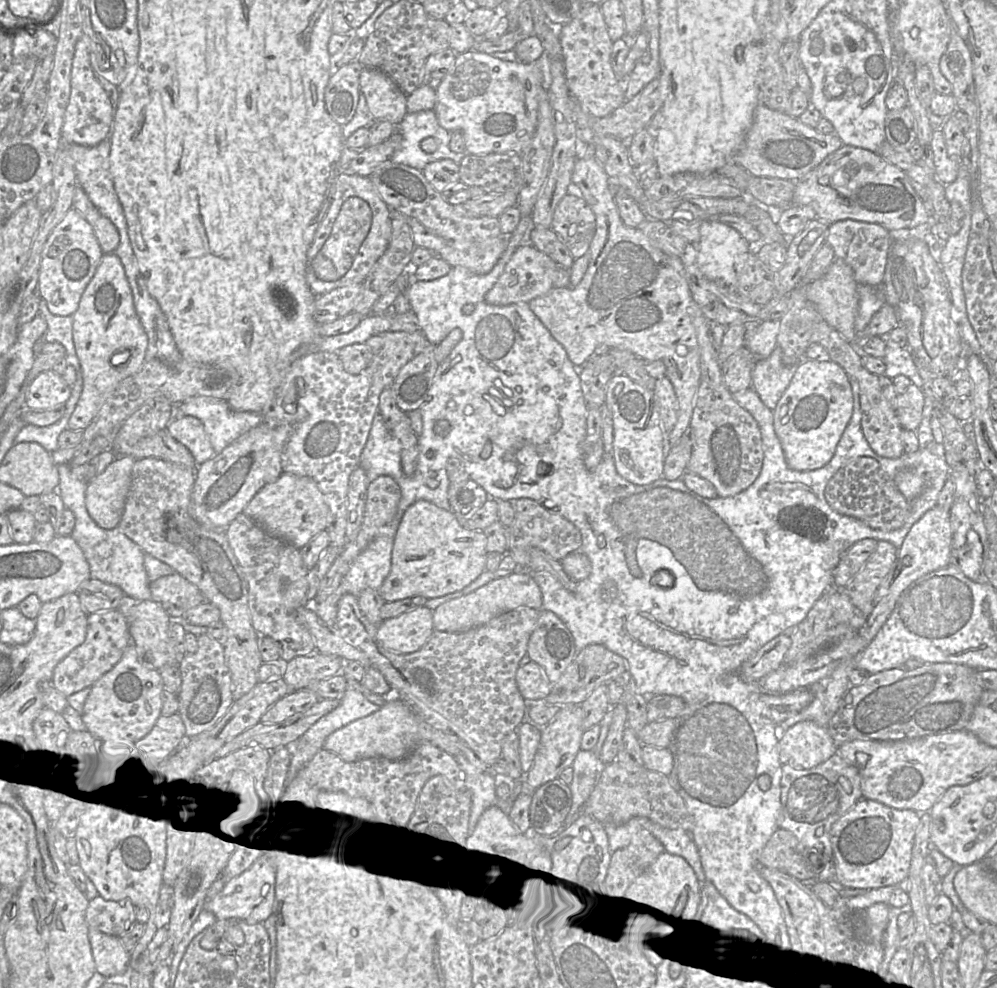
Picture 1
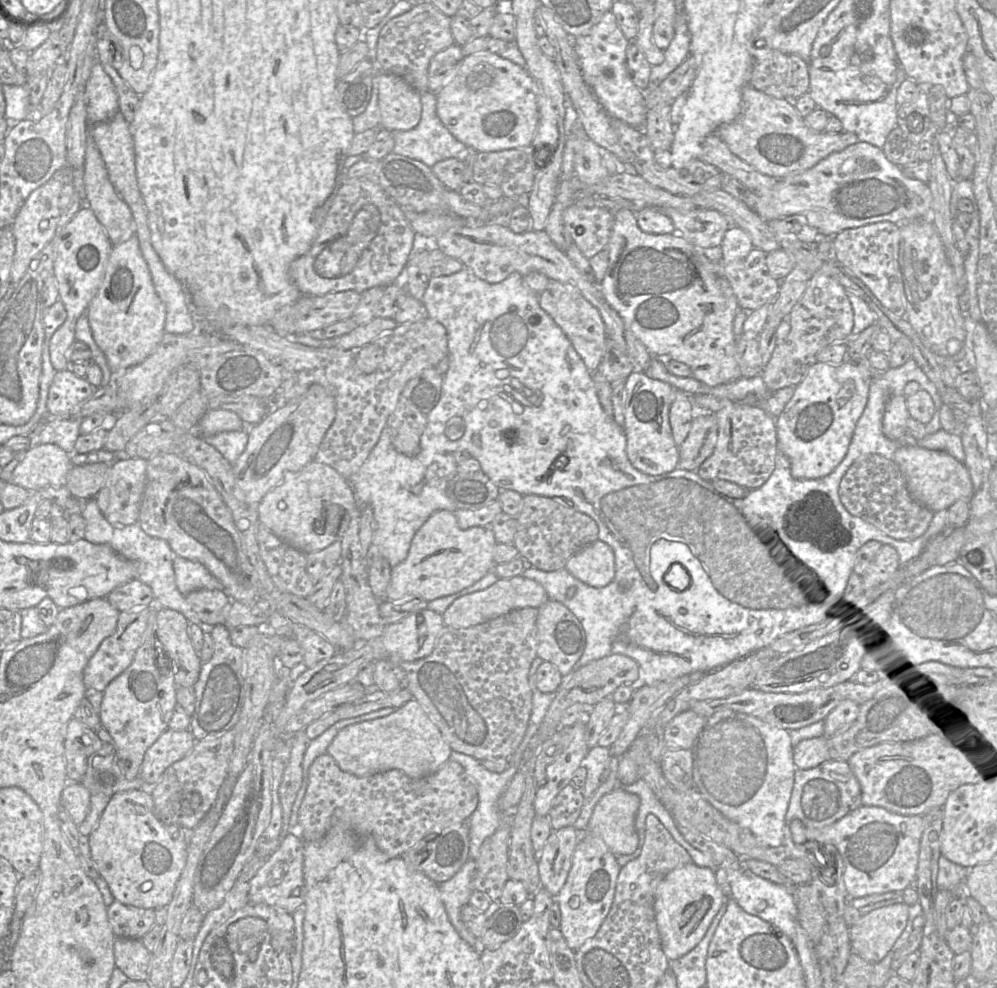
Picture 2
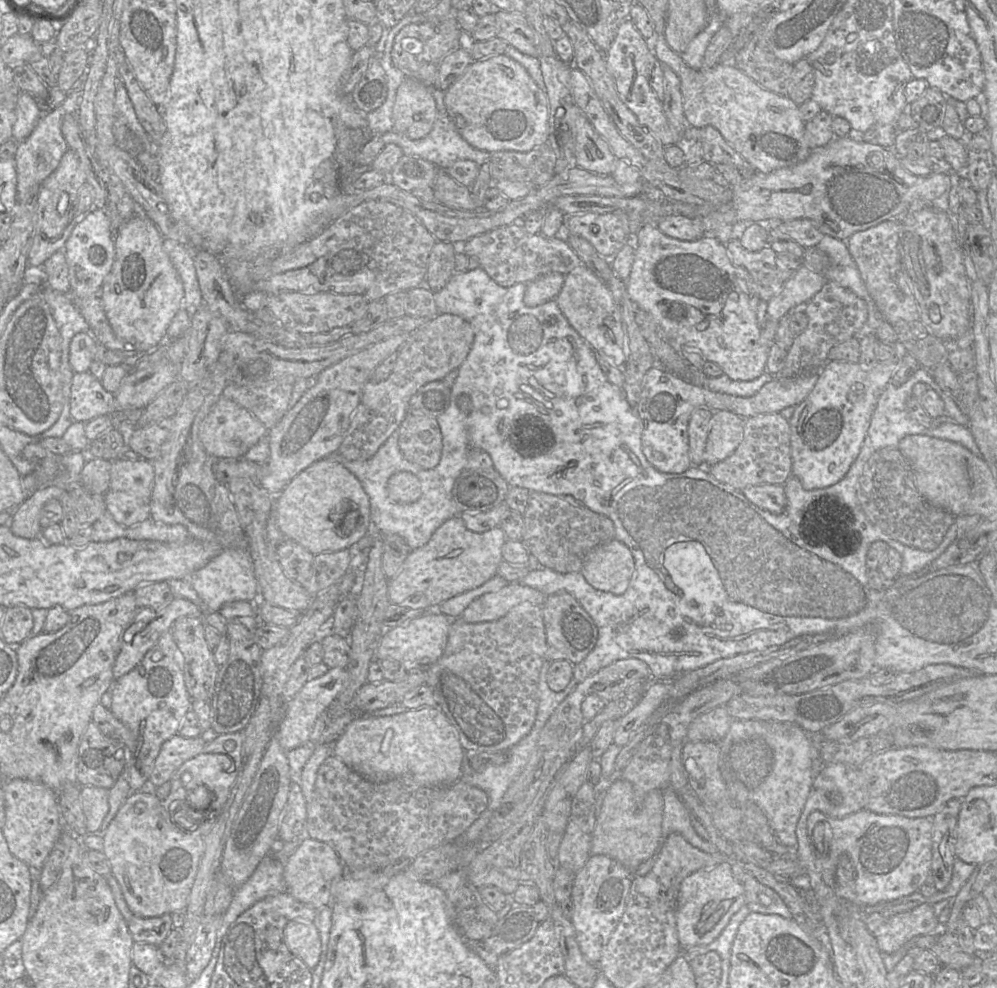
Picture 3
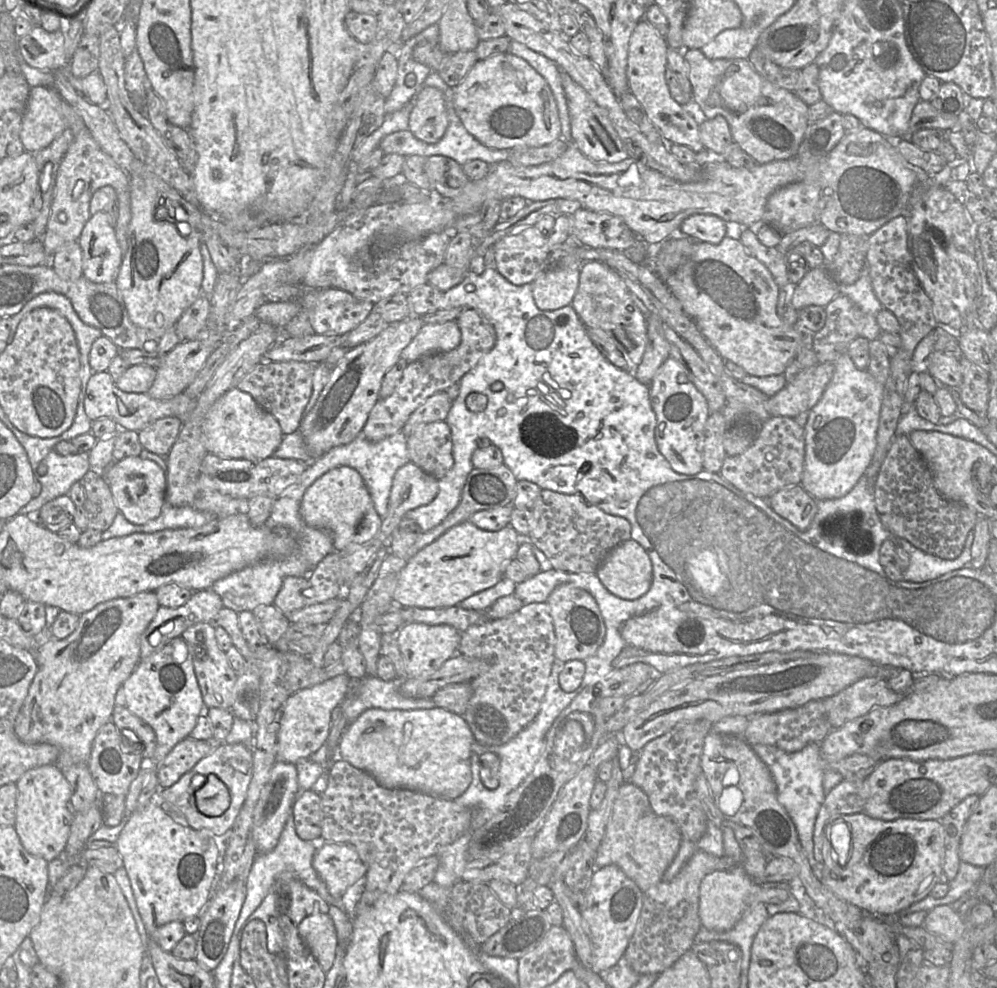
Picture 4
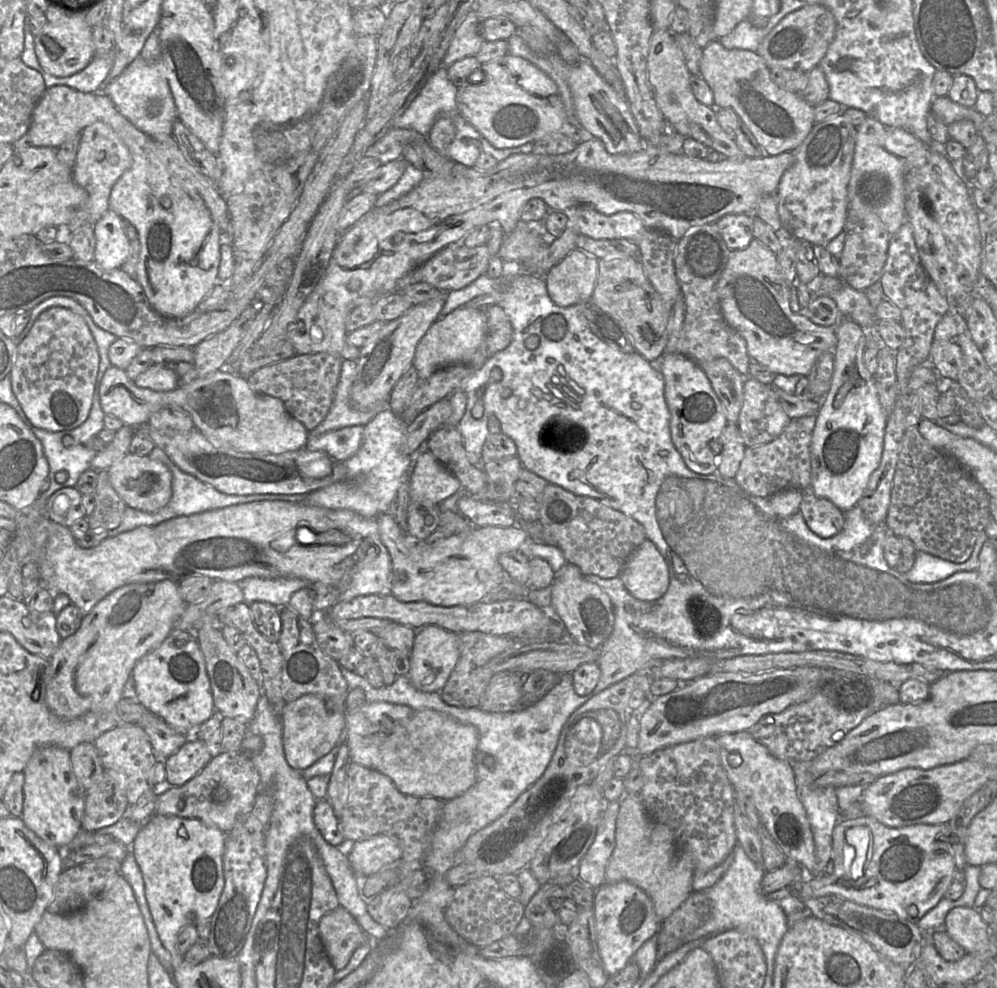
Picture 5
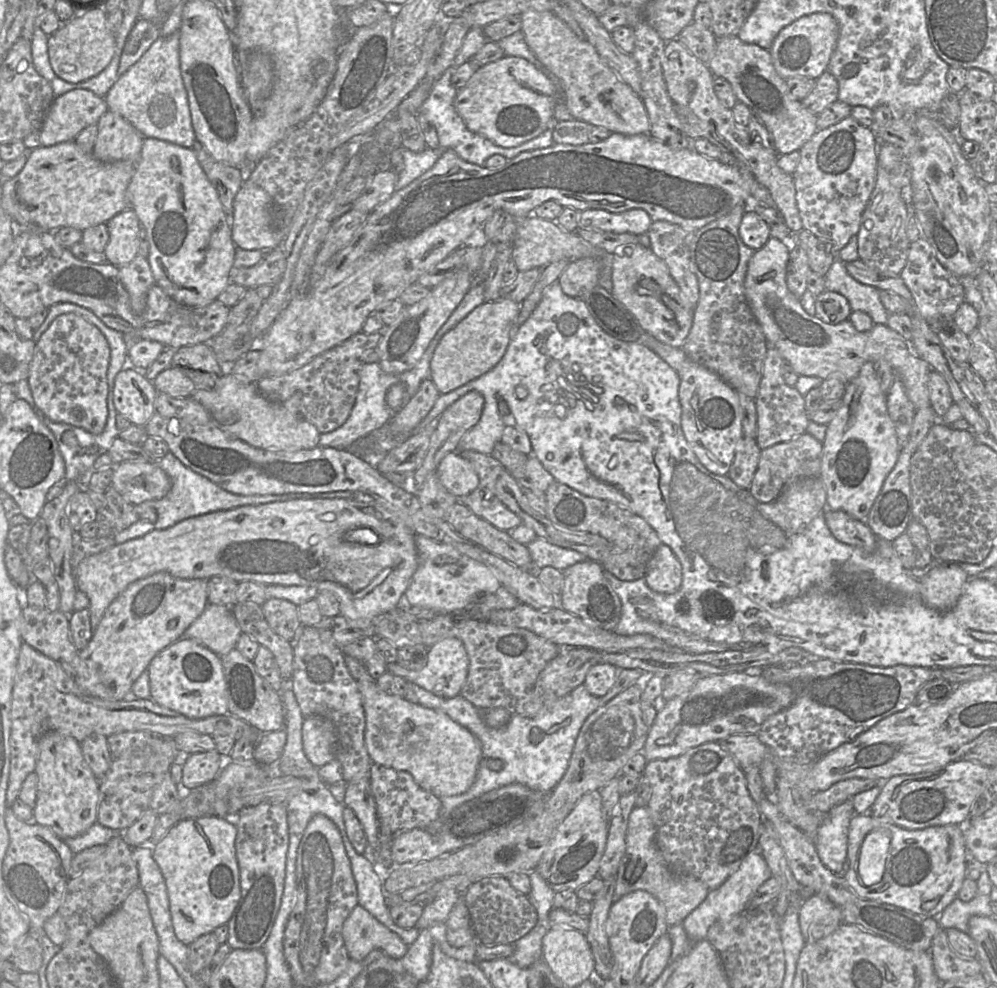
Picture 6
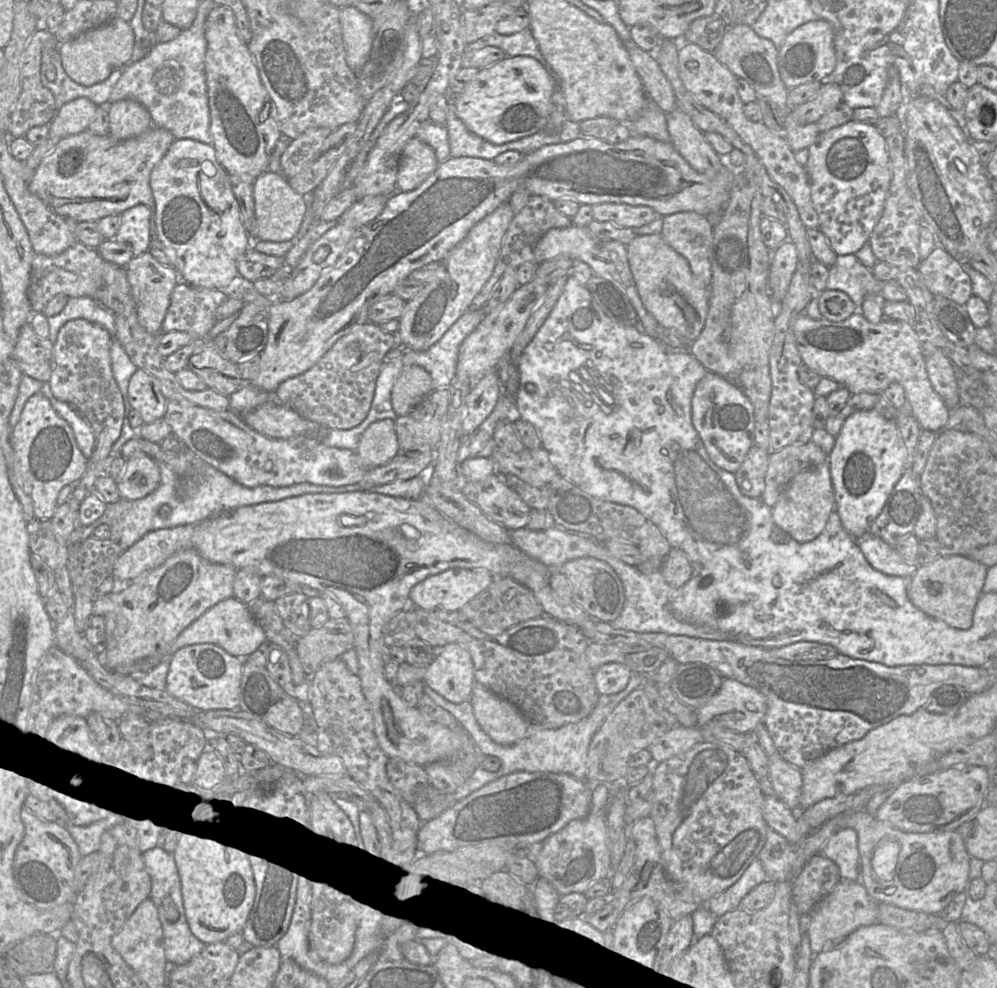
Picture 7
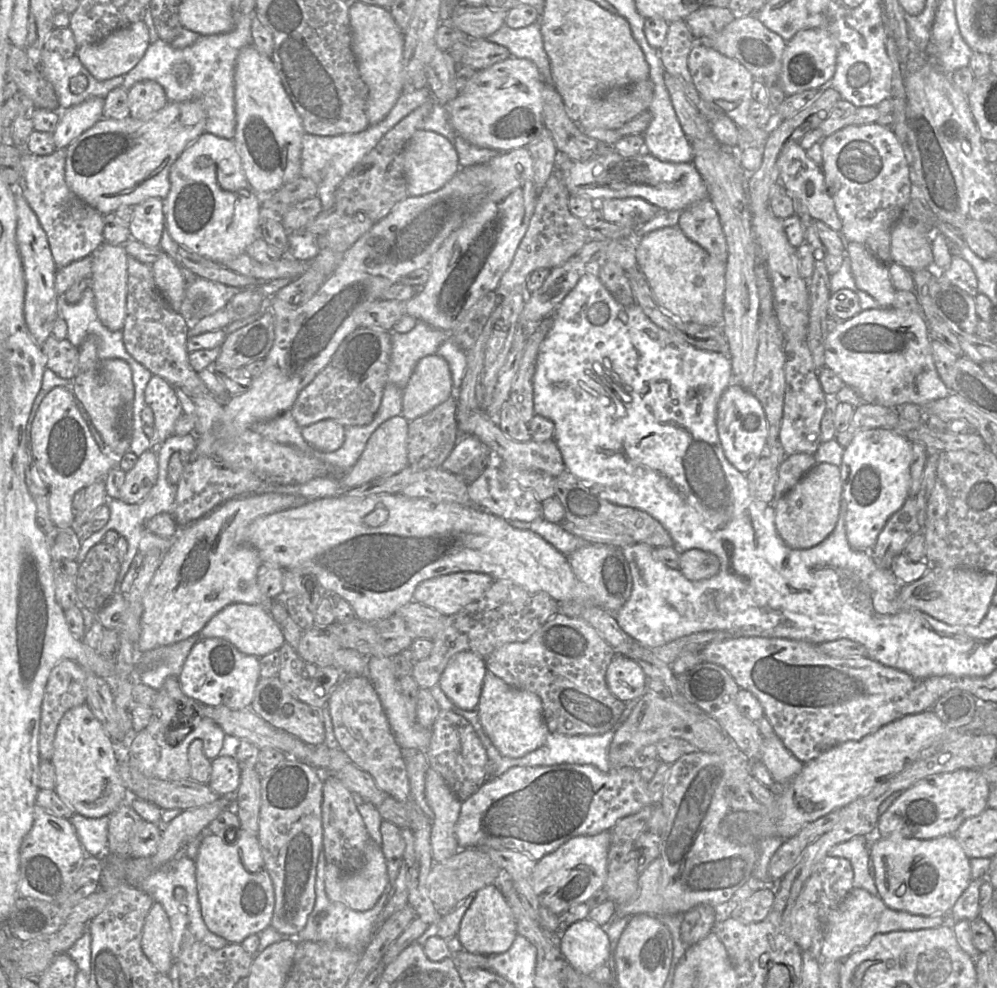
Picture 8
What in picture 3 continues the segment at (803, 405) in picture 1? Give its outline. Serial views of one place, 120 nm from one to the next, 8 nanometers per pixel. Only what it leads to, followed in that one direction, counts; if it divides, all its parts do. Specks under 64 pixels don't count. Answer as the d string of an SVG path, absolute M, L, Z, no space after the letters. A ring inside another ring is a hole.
M900 349L894 358L876 365L828 361L821 367L813 390L788 420L792 471L804 489L830 487L847 474L860 453L877 400L905 353Z

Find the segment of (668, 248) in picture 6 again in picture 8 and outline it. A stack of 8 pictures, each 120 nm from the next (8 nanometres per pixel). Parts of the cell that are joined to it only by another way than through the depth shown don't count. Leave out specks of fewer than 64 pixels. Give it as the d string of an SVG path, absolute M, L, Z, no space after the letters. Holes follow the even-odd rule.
M710 199L700 201L680 215L677 226L685 236L697 243L710 256L727 261L727 243L719 215Z

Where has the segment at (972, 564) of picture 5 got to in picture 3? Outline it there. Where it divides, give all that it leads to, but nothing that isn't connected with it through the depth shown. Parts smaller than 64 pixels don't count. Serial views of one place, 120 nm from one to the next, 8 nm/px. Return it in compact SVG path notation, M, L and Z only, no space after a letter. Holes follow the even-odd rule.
M954 523L948 529L940 545L931 551L914 548L896 541L891 537L887 538L887 544L891 548L896 549L902 556L902 567L900 574L902 576L919 577L919 575L923 573L928 566L955 541L955 539L956 525Z

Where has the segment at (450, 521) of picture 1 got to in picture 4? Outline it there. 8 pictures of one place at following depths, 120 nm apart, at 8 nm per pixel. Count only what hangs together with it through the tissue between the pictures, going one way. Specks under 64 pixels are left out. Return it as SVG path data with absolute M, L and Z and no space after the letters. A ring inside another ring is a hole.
M464 521L420 550L401 569L392 595L393 604L432 609L458 606L464 599L494 586L502 579L504 567L515 558L519 544L520 535L511 526L498 531L486 531Z

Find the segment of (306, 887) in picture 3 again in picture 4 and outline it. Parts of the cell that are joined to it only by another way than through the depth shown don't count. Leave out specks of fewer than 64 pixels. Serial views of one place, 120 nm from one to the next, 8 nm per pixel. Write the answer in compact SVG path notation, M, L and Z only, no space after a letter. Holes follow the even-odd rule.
M342 843L318 844L312 865L334 898L340 898L348 887L355 887L354 885L357 885L365 877L368 870L368 864L358 850L352 845Z

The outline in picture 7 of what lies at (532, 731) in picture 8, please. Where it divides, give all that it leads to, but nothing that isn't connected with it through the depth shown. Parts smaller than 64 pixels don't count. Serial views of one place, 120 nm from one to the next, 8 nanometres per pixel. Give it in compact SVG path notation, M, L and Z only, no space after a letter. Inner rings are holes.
M474 683L469 702L478 725L497 744L511 745L530 728L531 723L515 705L480 683Z

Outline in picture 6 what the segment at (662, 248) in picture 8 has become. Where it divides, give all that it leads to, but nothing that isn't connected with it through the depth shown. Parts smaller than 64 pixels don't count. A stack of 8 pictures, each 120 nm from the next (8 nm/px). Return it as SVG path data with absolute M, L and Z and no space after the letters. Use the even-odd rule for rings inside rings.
M624 244L612 253L612 295L635 317L644 331L660 342L681 348L693 324L694 309L685 307L680 289L665 262L650 247Z

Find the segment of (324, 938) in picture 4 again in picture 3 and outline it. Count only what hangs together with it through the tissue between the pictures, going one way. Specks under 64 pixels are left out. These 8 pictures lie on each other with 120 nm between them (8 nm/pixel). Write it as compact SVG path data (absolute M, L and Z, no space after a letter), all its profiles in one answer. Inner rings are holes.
M296 918L287 923L283 931L287 948L311 970L316 968L323 953L320 933L313 920Z

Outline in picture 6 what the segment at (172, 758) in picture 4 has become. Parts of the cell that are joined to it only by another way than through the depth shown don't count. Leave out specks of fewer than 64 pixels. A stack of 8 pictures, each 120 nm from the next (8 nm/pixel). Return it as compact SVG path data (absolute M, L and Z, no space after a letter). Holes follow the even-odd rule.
M217 750L189 754L182 764L182 786L193 789L213 781L223 766L224 758Z

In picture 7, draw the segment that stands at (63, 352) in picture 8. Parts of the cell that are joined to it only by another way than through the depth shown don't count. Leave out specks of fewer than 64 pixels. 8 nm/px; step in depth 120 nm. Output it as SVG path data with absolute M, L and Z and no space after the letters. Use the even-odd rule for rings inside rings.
M24 324L14 342L13 355L24 376L47 383L53 368L54 342L39 337L30 324Z

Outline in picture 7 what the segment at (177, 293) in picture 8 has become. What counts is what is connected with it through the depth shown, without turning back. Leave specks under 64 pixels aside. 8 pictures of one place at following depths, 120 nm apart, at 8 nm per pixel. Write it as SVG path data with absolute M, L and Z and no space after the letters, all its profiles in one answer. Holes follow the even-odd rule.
M149 252L132 258L125 266L131 294L136 303L138 321L149 333L157 334L171 301L174 288L181 282L178 272L171 265L164 265Z

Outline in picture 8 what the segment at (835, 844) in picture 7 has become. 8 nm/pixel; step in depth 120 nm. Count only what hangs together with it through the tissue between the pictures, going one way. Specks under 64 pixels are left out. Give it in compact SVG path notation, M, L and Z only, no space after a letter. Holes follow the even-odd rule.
M856 836L848 841L834 845L827 855L849 860L854 872L854 888L865 889L872 895L878 896L871 870L869 846L870 839L867 836Z

